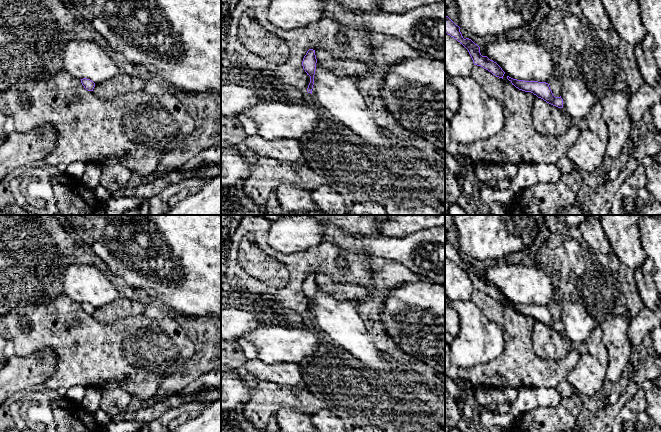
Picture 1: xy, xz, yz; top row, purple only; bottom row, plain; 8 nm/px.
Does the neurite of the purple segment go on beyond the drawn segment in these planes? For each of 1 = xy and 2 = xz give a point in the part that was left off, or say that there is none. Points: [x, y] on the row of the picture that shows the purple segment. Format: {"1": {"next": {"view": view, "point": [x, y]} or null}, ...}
{"1": {"next": null}, "2": {"next": null}}

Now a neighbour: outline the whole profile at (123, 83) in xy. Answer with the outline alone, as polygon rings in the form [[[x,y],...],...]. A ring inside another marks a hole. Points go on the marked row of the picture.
[[[121,73],[102,83],[95,84],[93,93],[101,99],[112,101],[116,96],[143,91],[147,81],[136,75]]]

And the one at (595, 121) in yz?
[[[598,101],[585,118],[588,129],[596,134],[604,143],[608,141],[608,127],[603,118],[603,107]]]

